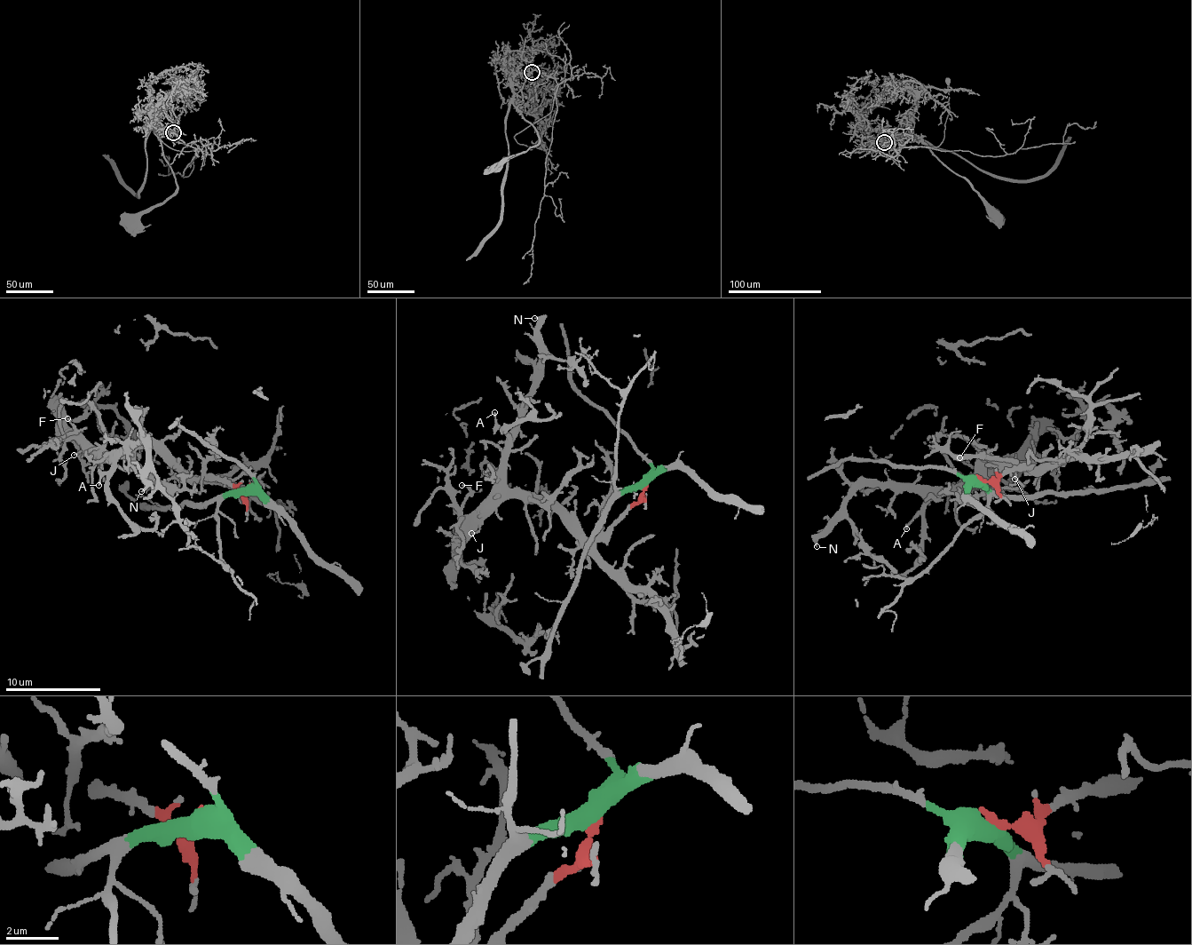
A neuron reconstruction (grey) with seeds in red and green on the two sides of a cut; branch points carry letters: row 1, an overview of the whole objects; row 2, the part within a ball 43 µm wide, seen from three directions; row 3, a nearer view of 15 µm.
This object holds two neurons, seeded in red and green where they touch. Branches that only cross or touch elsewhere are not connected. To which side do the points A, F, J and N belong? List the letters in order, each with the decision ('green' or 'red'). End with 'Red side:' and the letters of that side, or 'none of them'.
A: red
F: red
J: red
N: red
Red side: A, F, J, N

